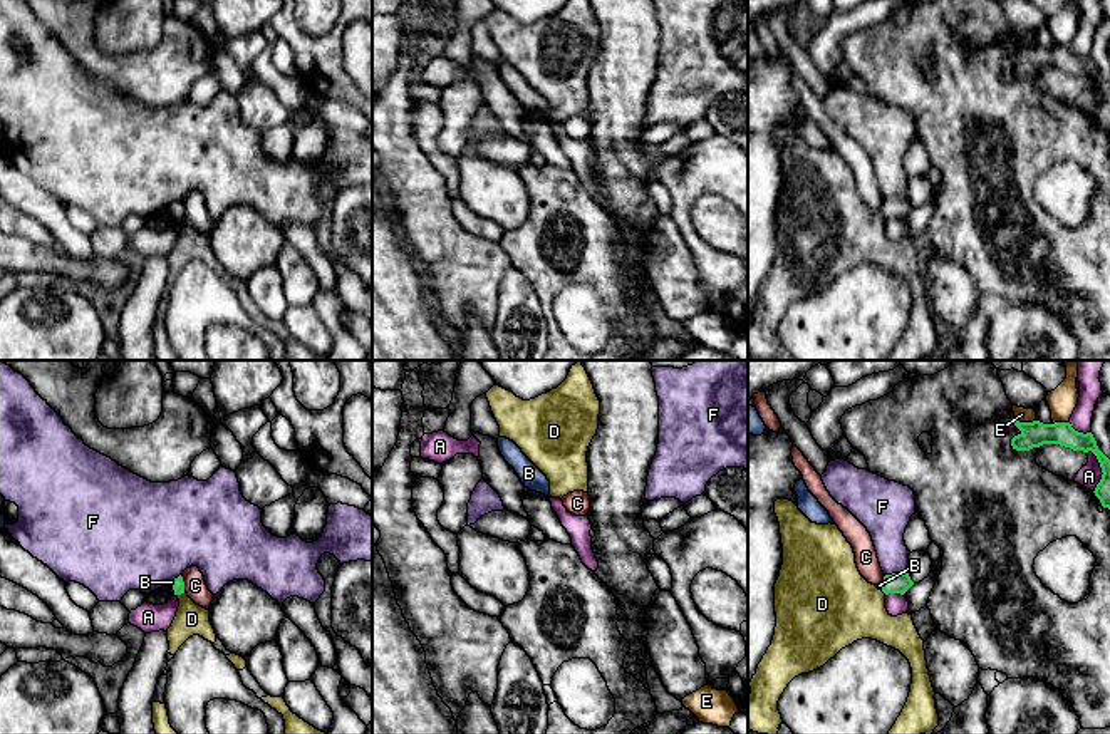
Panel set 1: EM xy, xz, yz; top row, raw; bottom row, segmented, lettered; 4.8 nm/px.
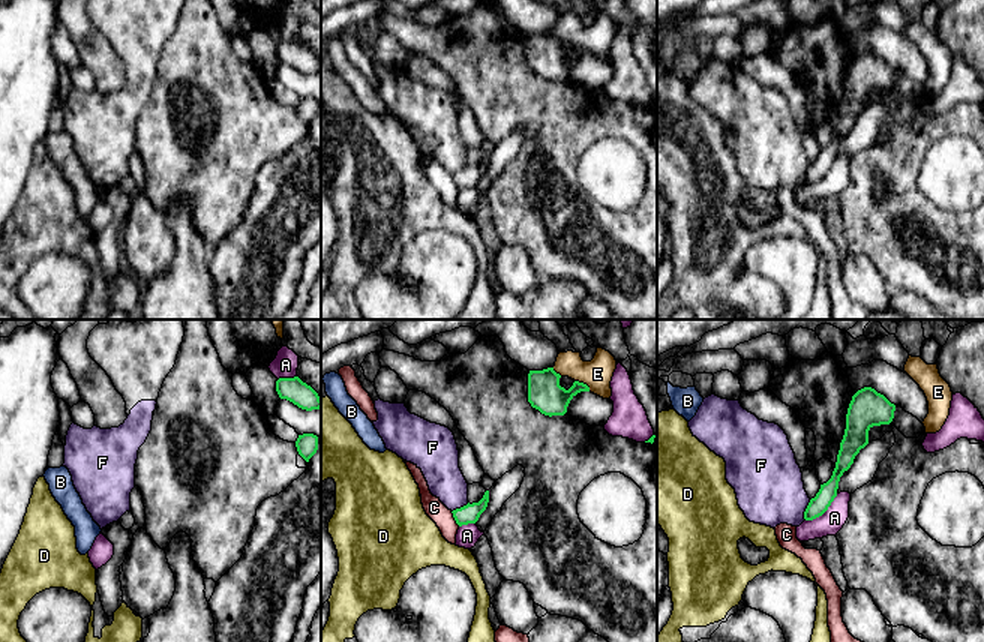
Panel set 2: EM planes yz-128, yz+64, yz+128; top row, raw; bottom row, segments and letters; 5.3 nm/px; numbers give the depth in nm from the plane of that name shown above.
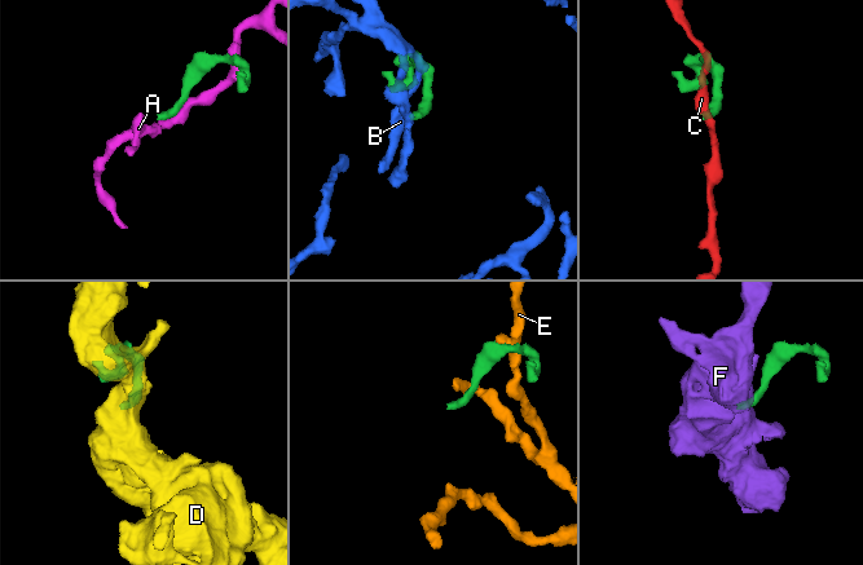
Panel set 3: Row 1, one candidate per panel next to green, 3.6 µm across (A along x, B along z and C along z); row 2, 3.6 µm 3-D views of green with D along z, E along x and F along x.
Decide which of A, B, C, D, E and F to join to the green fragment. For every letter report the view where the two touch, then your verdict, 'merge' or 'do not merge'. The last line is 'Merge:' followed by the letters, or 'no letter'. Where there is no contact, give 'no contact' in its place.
A: yz | do not merge
B: xy | merge
C: xy | do not merge
D: xy | do not merge
E: yz | do not merge
F: yz | do not merge
Merge: B

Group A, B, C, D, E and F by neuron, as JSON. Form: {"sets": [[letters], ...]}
{"sets": [["A"], ["B"], ["C"], ["D"], ["E"], ["F"]]}

